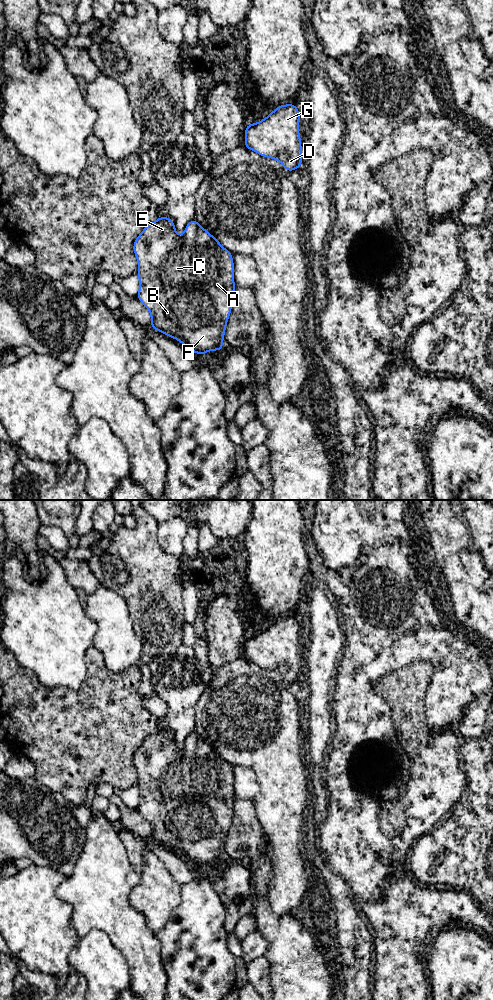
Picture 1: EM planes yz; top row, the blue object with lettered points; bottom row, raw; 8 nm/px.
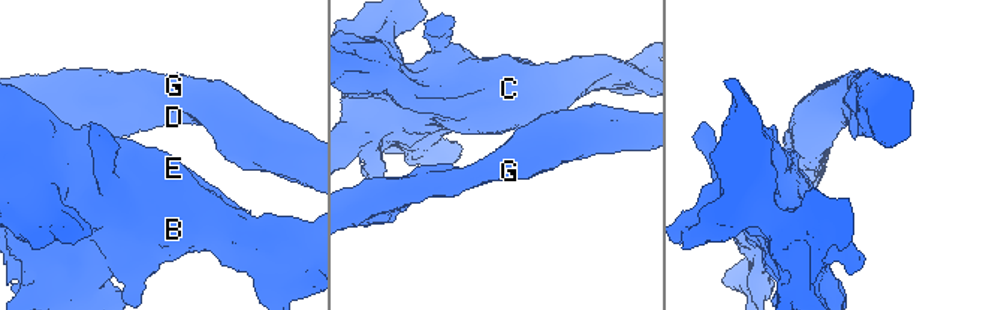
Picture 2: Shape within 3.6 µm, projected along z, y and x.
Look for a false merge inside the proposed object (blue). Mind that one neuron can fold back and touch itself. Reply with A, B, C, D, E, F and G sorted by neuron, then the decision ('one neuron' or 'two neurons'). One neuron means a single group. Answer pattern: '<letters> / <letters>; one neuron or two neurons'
A B C D E F G; one neuron

